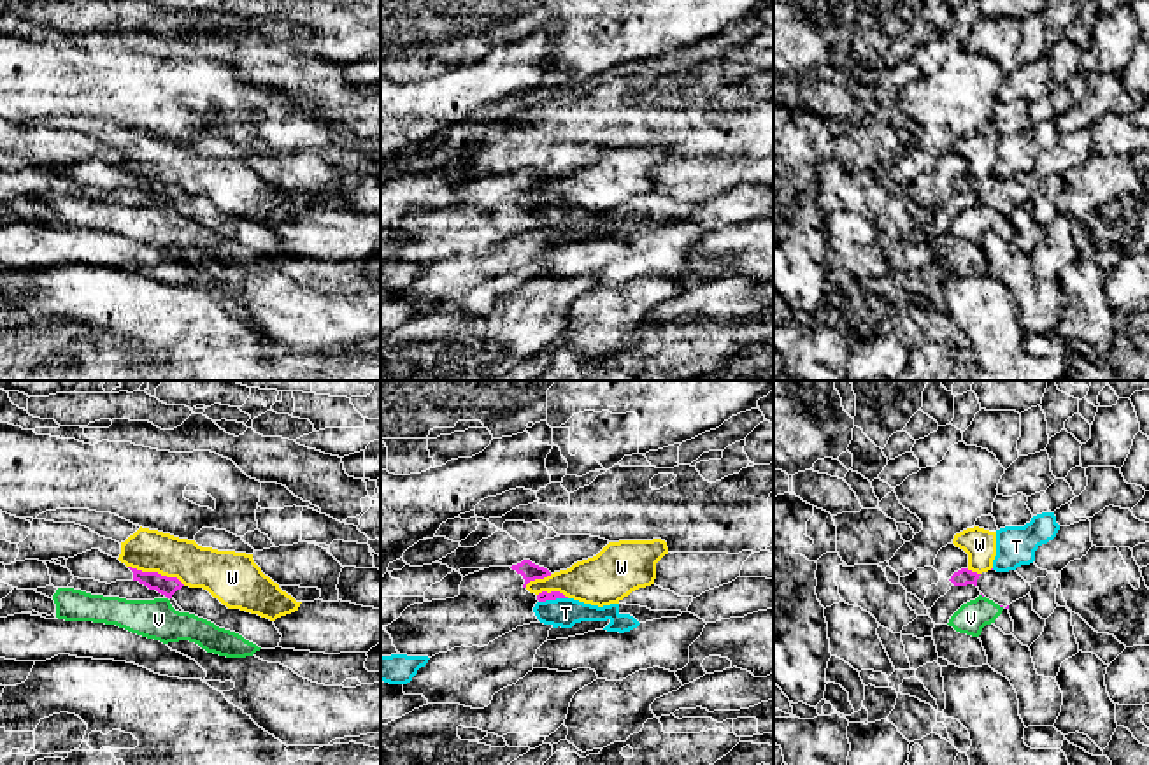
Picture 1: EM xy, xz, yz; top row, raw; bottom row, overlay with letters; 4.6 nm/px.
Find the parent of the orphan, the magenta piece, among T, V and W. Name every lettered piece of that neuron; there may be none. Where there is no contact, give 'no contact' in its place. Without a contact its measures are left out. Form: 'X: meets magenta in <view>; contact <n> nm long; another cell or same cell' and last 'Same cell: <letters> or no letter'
T: meets magenta in xz; contact 140 nm long; another cell
V: no contact; another cell
W: meets magenta in xy; contact 280 nm long; another cell
Same cell: no letter

